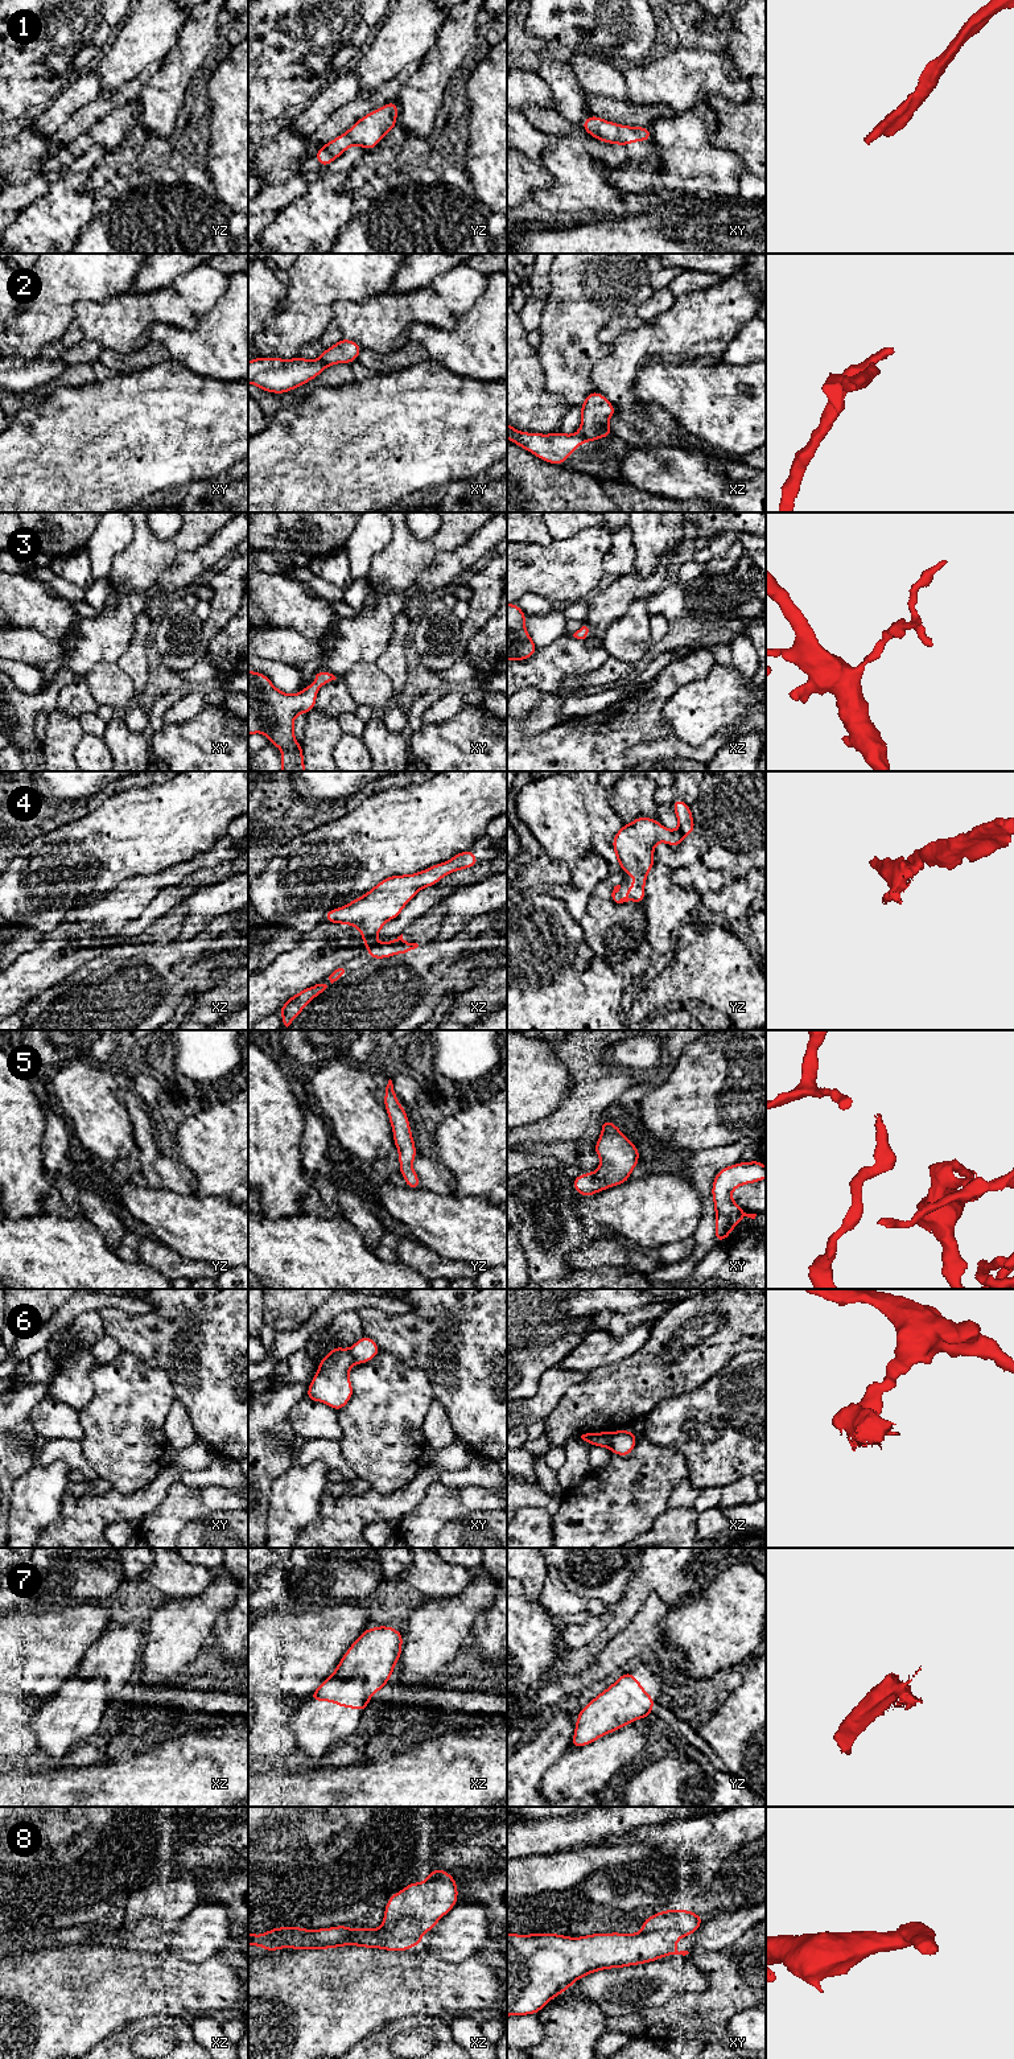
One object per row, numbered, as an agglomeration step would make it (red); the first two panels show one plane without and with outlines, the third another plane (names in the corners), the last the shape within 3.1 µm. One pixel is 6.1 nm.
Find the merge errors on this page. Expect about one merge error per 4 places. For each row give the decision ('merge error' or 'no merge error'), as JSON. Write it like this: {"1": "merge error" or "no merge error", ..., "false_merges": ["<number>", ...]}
{"1": "no merge error", "2": "merge error", "3": "no merge error", "4": "merge error", "5": "no merge error", "6": "merge error", "7": "no merge error", "8": "merge error", "false_merges": ["2", "4", "6", "8"]}

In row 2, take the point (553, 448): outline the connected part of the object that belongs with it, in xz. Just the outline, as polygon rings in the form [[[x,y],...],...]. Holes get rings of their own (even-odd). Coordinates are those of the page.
[[[507,423],[507,438],[520,448],[533,453],[545,462],[564,466],[564,458],[574,453],[574,448],[586,442],[580,435],[564,435],[560,431],[551,435],[516,431]]]

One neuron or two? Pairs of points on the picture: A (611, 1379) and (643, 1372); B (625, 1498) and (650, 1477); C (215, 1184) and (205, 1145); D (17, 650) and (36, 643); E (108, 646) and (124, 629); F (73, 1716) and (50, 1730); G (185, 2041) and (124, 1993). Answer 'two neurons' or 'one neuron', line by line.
A: one neuron
B: one neuron
C: one neuron
D: one neuron
E: one neuron
F: one neuron
G: two neurons

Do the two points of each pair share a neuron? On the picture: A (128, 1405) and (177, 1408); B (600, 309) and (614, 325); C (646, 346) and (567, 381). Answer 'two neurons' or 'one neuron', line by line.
A: two neurons
B: two neurons
C: two neurons

